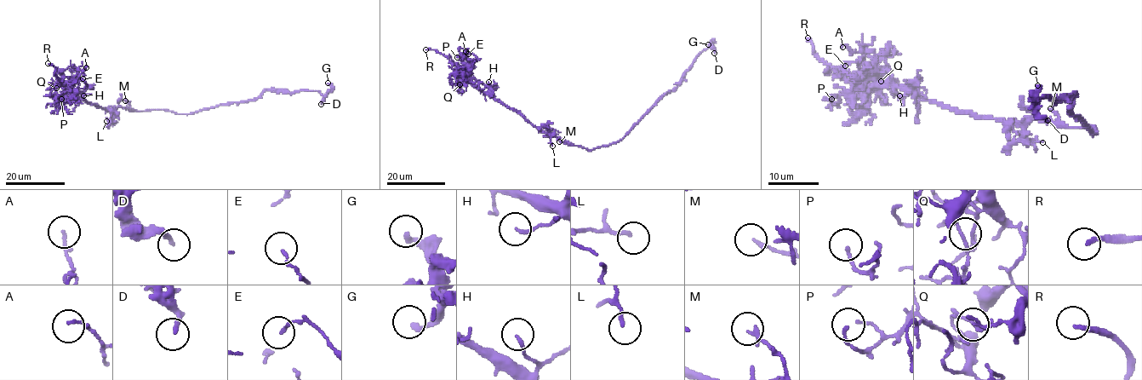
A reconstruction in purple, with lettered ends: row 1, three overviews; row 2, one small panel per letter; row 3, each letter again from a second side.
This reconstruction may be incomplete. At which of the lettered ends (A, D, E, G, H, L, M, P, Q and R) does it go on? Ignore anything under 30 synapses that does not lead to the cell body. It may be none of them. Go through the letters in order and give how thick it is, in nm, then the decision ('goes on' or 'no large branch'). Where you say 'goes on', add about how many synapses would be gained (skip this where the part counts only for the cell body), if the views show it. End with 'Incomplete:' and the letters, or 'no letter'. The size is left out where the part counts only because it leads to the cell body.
A: calibre 120 nm; no large branch
D: calibre 180 nm; no large branch
E: calibre 130 nm; no large branch
G: calibre 200 nm; no large branch
H: calibre 130 nm; no large branch
L: calibre 150 nm; no large branch
M: calibre 200 nm; no large branch
P: calibre 130 nm; no large branch
Q: calibre 120 nm; no large branch
R: calibre 200 nm; goes on
Incomplete: R

